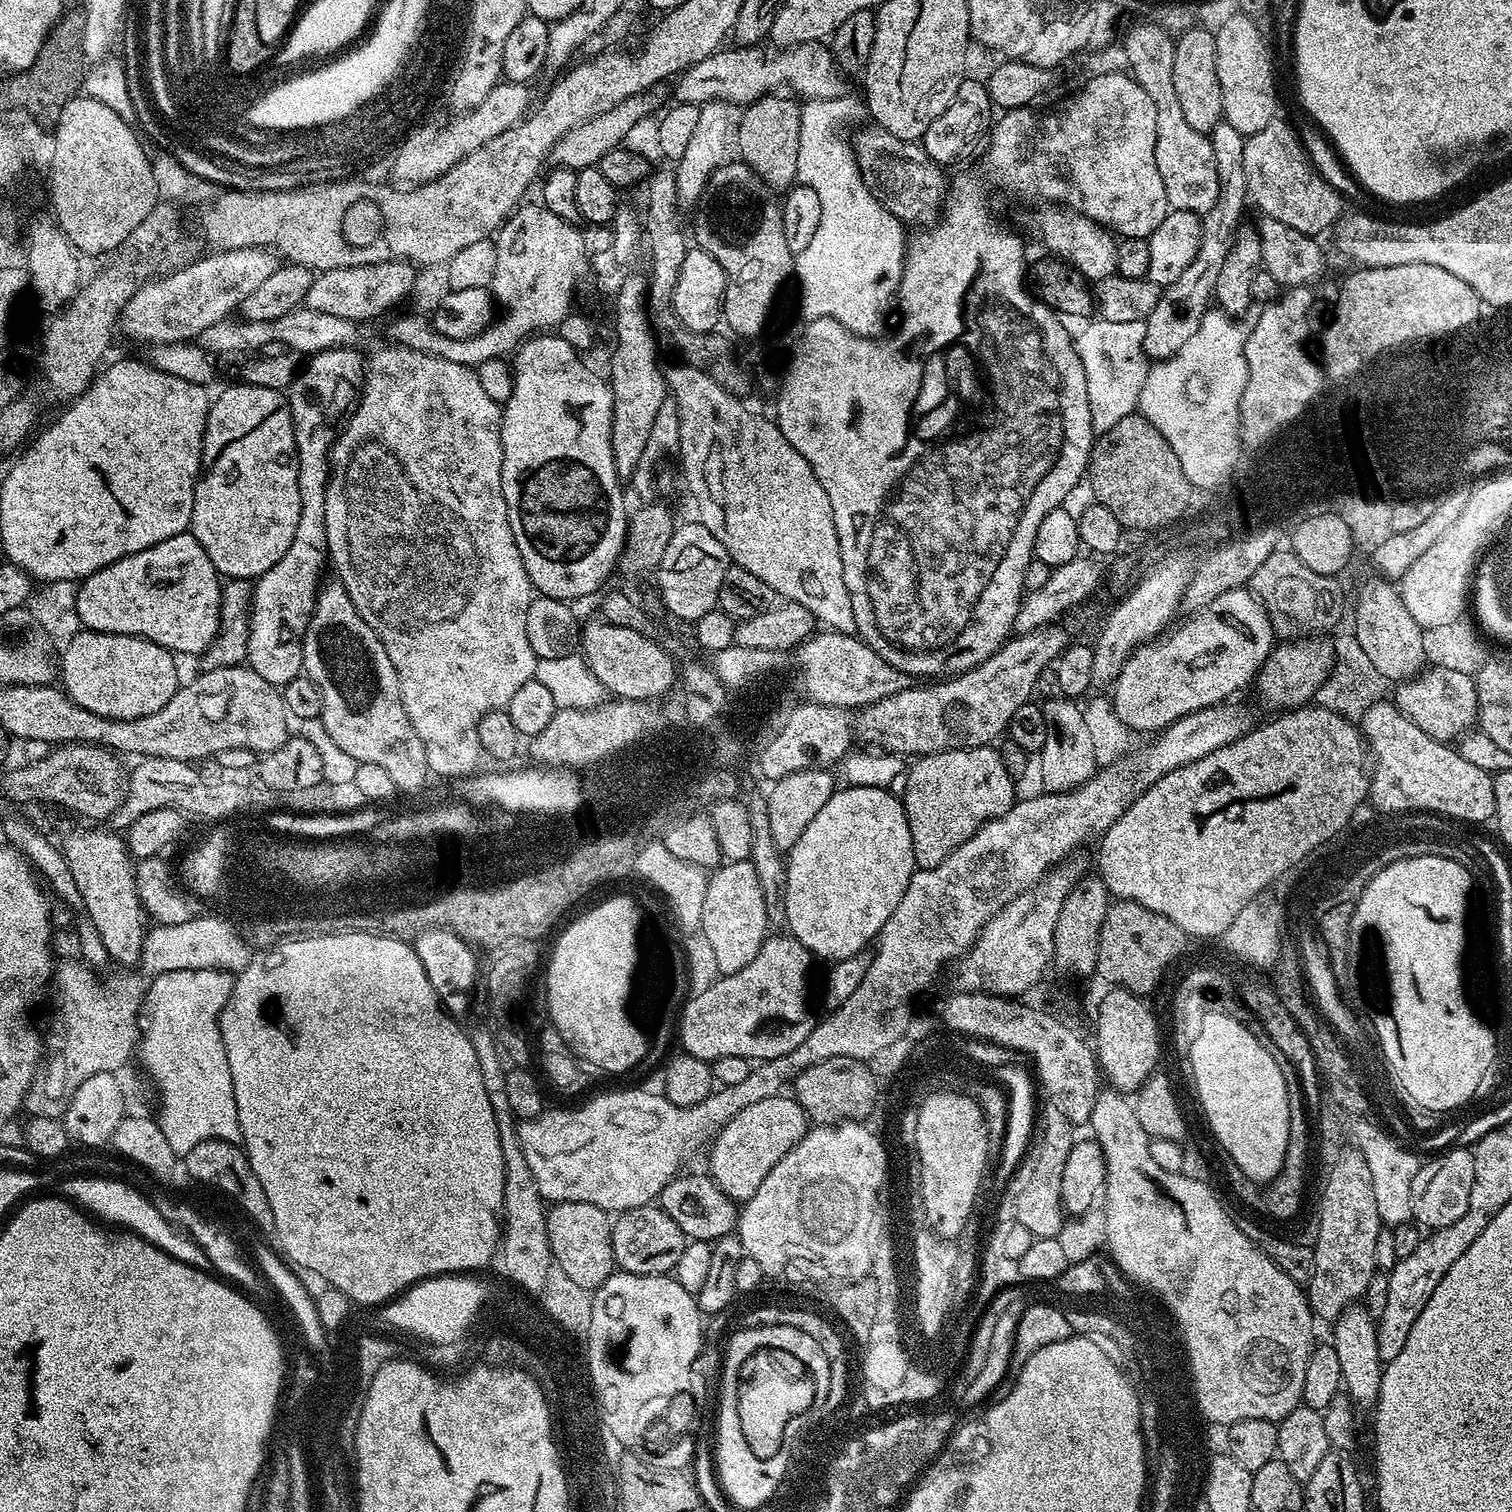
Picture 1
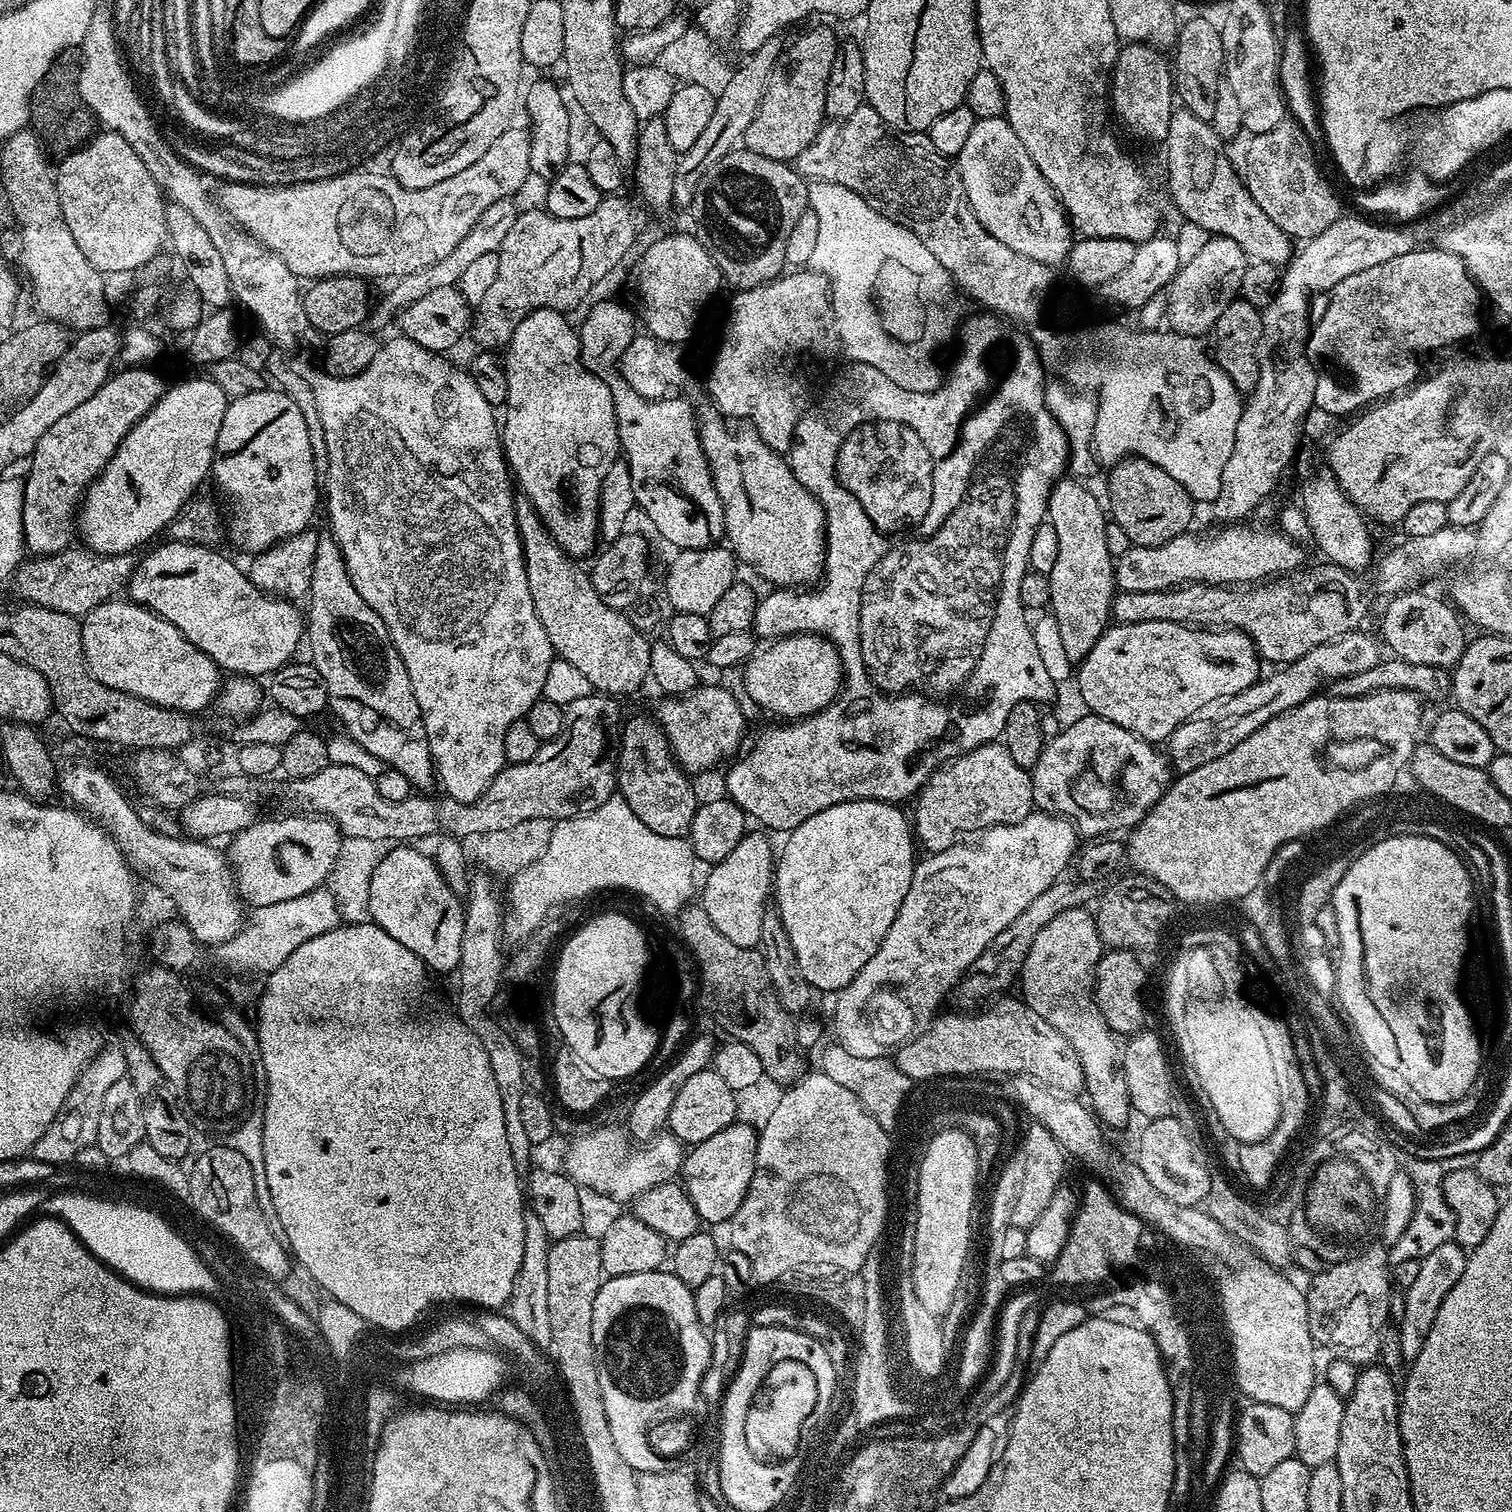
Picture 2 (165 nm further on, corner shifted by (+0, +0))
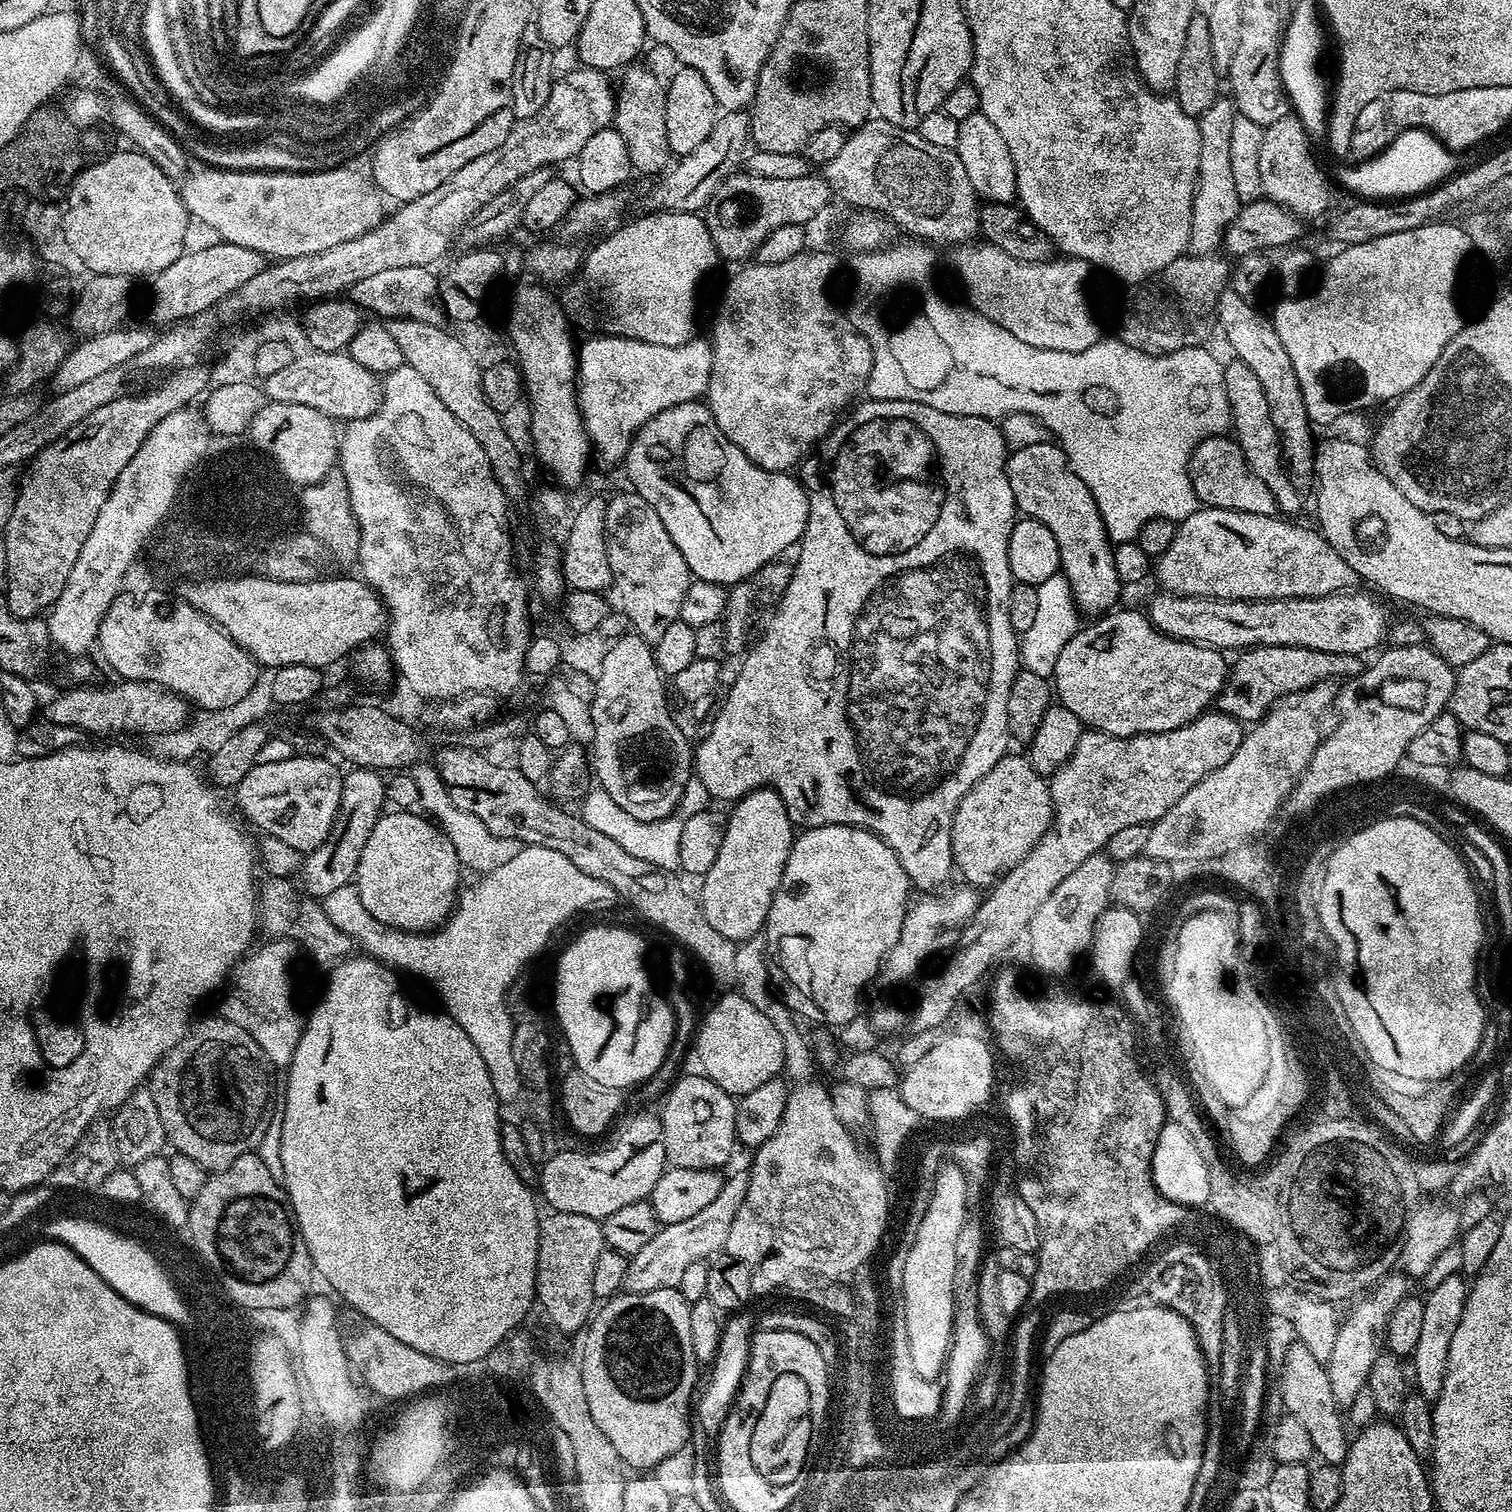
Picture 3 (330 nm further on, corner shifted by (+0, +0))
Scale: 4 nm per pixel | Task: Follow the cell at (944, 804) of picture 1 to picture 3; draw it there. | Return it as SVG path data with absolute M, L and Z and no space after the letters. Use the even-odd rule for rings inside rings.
M1009 754L1003 756L994 766L990 766L990 772L966 793L958 808L952 816L952 863L965 876L969 885L984 890L996 883L997 879L1004 875L1014 864L1020 864L1030 850L1052 827L1052 799L1048 793L1048 780L1037 772L1031 759L1027 755L1015 756Z

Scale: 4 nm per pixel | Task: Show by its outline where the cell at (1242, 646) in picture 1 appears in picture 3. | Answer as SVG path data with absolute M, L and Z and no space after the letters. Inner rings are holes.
M1122 608L1109 611L1107 614L1093 619L1089 628L1088 625L1081 627L1080 631L1074 634L1074 638L1070 638L1070 642L1066 642L1066 646L1062 646L1062 654L1058 654L1058 666L1054 673L1055 699L1063 704L1066 710L1073 712L1080 720L1081 725L1098 732L1105 732L1111 736L1137 736L1143 732L1178 730L1196 719L1197 716L1202 716L1209 711L1211 704L1208 703L1211 700L1213 703L1219 697L1224 688L1224 679L1228 676L1230 664L1227 659L1224 661L1225 653L1219 648L1210 648L1207 644L1195 644L1189 640L1175 640L1173 636L1167 636L1166 633L1153 628L1152 621L1143 611L1135 612L1132 608Z

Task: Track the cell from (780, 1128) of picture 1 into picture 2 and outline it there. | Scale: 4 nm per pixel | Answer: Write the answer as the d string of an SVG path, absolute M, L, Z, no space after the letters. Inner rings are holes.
M737 1122L726 1126L726 1130L718 1130L718 1134L714 1134L714 1138L706 1138L706 1142L695 1145L685 1155L682 1183L685 1192L688 1193L688 1197L694 1202L700 1219L705 1225L727 1225L731 1221L733 1214L738 1210L738 1206L742 1206L742 1198L746 1198L746 1190L754 1178L757 1135L758 1132L755 1127Z

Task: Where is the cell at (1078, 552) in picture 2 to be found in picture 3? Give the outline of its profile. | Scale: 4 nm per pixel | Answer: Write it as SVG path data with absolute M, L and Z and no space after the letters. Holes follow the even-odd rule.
M1044 440L1037 445L1023 446L1013 451L1008 457L1008 481L1010 490L1014 490L1017 509L1027 519L1042 522L1054 534L1058 542L1058 554L1060 555L1060 572L1066 579L1076 600L1077 609L1089 617L1096 618L1101 614L1117 607L1116 599L1120 596L1122 583L1115 570L1114 545L1108 539L1108 530L1102 520L1102 514L1098 508L1098 502L1094 500L1094 494L1078 478L1078 474L1072 469L1072 464L1066 458L1066 454L1060 448L1059 443Z

